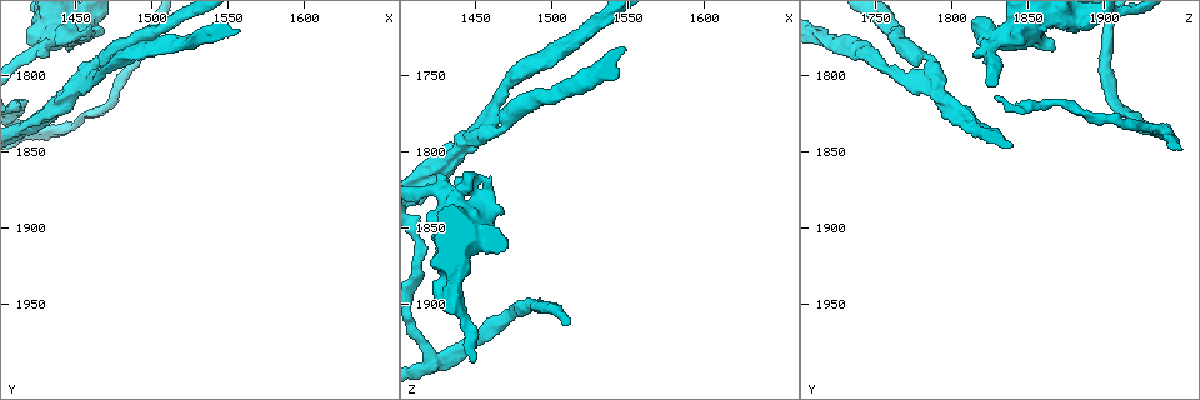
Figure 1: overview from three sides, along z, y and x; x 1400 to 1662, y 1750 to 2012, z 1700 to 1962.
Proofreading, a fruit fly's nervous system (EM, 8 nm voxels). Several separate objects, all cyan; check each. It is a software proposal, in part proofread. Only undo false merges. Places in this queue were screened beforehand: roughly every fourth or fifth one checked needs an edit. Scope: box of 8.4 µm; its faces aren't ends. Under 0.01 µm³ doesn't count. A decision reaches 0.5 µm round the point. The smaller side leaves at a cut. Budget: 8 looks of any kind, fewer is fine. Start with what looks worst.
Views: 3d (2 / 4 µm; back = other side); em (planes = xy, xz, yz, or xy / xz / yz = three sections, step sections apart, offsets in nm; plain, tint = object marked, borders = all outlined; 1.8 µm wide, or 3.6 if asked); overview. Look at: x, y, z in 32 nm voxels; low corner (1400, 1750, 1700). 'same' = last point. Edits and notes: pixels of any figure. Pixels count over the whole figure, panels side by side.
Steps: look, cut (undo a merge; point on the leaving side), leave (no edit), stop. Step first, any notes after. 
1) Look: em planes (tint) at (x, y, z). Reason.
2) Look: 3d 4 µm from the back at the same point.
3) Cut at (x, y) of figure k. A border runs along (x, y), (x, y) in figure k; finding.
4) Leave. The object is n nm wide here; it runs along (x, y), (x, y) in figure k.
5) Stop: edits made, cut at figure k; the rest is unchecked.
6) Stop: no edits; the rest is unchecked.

Look: em yz step 8 (tint) at (1456, 1804, 1784). Three arms meet.

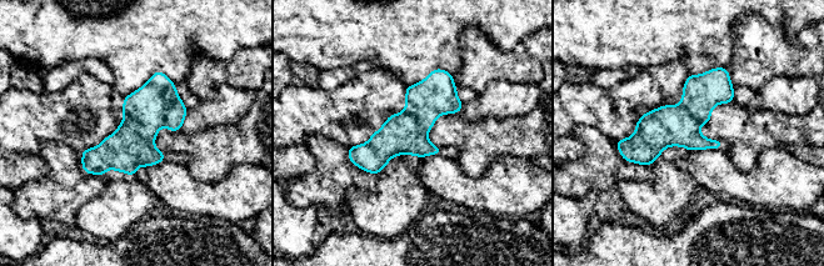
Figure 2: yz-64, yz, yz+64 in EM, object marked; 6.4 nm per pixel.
Cut at (156, 104) of figure 2. A border runs along (129, 118), (139, 124), (153, 145) in figure 2; a second neuron is stuck on.

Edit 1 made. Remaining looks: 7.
Look: overview.

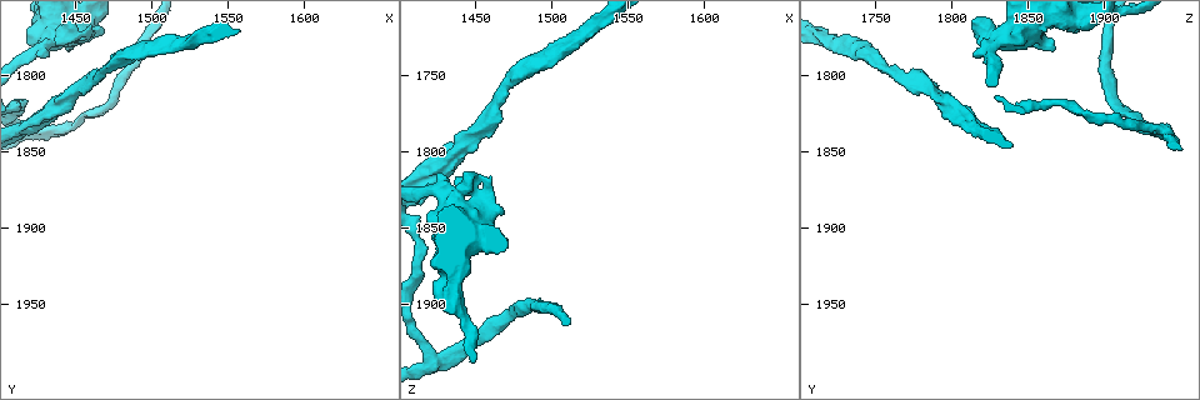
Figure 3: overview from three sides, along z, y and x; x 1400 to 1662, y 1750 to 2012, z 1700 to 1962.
Look: em 3.6 µm planes (tint) at (1430, 1778, 1830). Sudden change in width.

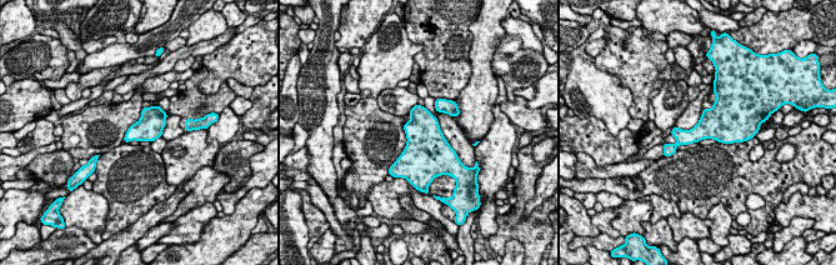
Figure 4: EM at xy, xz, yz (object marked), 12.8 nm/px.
Leave. One neuron here.

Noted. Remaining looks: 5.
Look: em xz step 8 (tint) at (1420, 1834, 1934). Sharp bend.

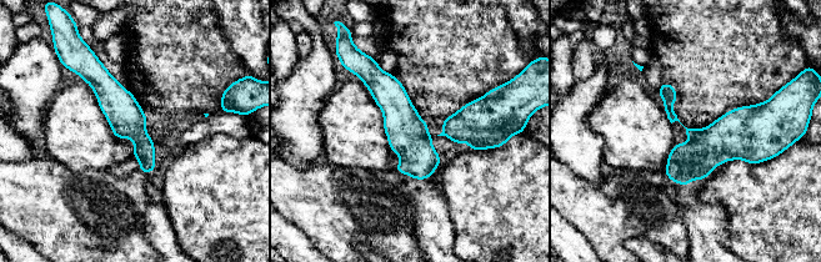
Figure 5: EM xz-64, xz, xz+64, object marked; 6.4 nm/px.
Look: em yz step 8 (tint) at the same point.

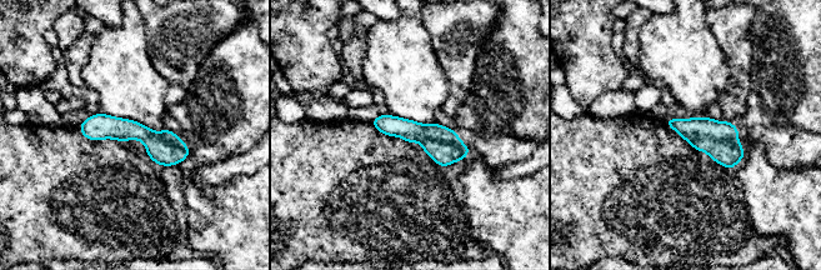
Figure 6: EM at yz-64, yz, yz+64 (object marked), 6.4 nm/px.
Cut at (726, 153) of figure 6. The object is 150 nm wide here; a border runs along (737, 141), (694, 139), (690, 143) in figure 6; two neurons meet here.

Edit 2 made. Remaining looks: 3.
Stop: edits made, cut at figure 2, cut at figure 6; the rest is unchecked.

